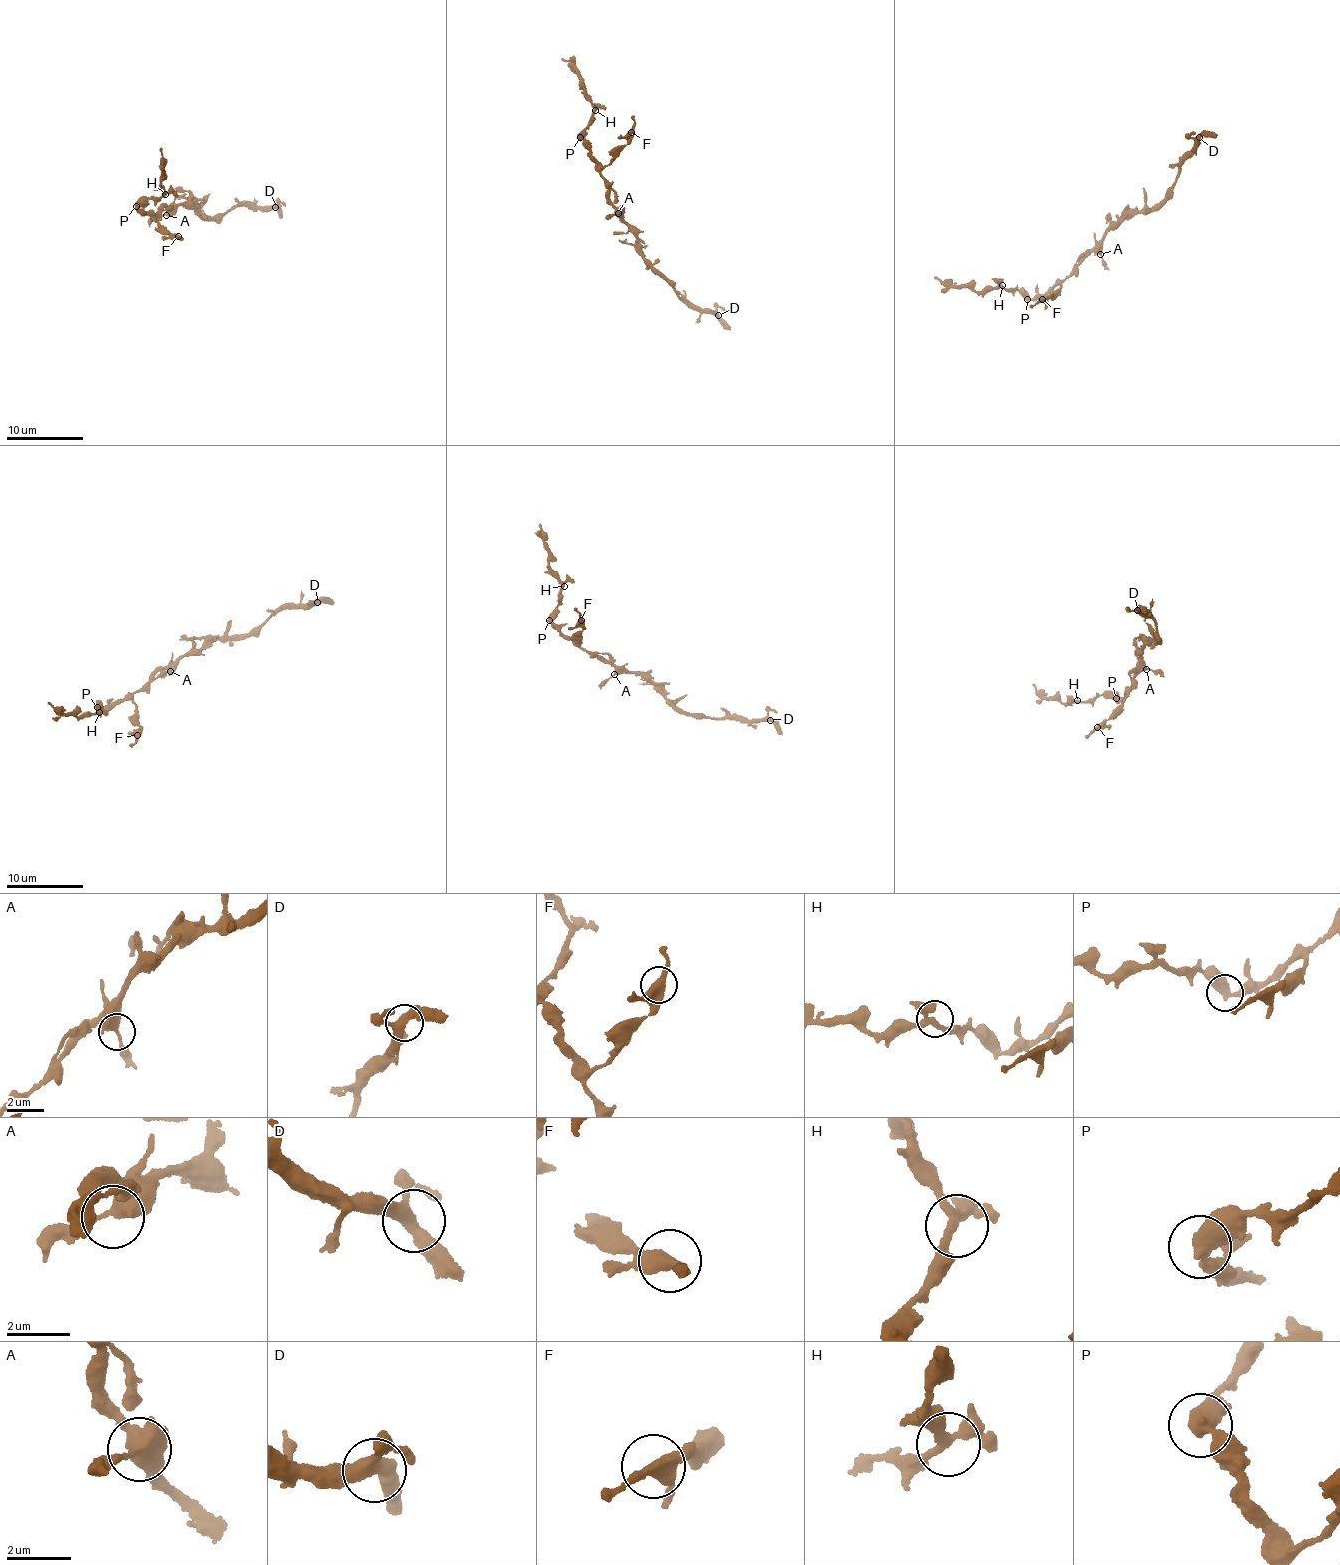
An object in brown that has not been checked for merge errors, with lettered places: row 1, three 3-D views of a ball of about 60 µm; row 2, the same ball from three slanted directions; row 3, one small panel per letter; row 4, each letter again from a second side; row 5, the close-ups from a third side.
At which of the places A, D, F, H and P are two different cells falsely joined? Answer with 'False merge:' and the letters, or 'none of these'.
False merge: none of these

